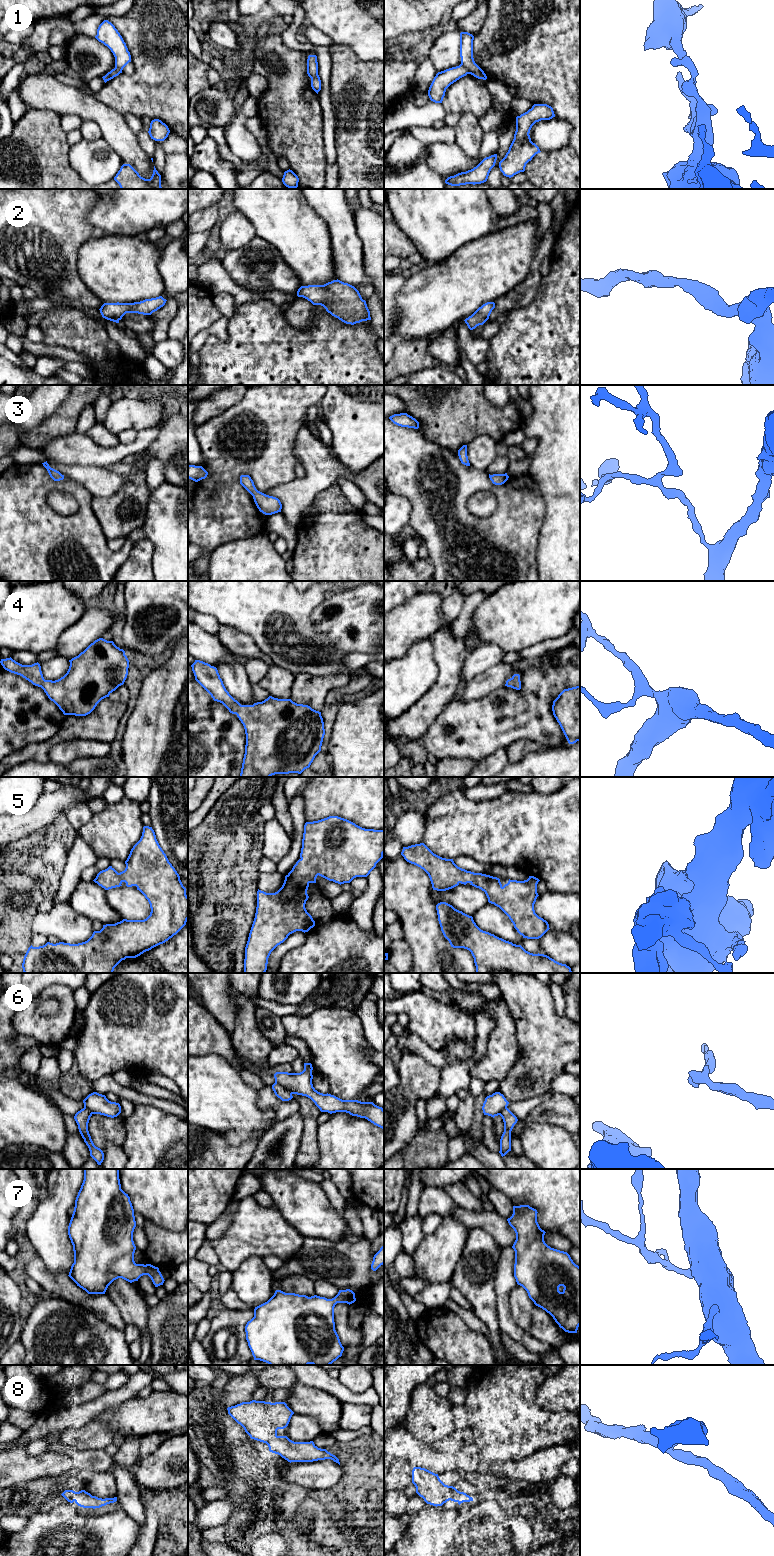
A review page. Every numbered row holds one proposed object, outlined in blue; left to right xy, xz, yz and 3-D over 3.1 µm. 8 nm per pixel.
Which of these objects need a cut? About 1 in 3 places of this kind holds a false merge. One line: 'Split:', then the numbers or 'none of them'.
Split: 1, 6

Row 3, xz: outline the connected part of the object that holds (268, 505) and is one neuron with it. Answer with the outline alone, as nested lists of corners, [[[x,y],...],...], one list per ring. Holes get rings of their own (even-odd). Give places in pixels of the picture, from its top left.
[[[241,475],[240,484],[253,496],[254,502],[260,512],[265,515],[281,512],[282,504],[280,500],[258,491],[249,475]]]

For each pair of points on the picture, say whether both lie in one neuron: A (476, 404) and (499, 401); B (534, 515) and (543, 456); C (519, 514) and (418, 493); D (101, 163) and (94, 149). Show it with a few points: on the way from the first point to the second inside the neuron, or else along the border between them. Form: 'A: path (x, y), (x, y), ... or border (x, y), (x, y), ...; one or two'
A: border (484, 395), (497, 407), (504, 407), (510, 401); two
B: border (529, 473), (538, 486), (546, 509); two
C: path (494, 525), (457, 525), (443, 511); one
D: path (98, 160), (94, 156), (94, 152); one

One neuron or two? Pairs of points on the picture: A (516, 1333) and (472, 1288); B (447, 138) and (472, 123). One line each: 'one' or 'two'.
A: two
B: two

